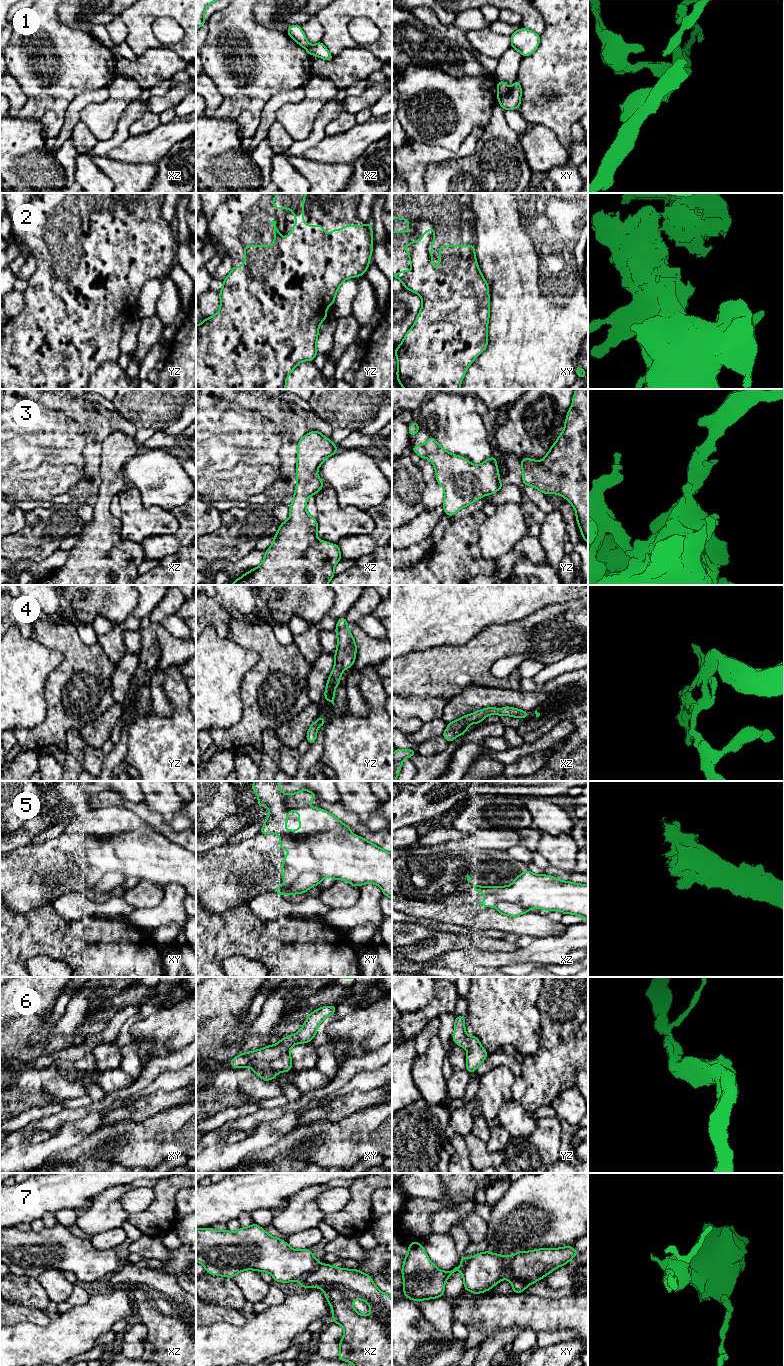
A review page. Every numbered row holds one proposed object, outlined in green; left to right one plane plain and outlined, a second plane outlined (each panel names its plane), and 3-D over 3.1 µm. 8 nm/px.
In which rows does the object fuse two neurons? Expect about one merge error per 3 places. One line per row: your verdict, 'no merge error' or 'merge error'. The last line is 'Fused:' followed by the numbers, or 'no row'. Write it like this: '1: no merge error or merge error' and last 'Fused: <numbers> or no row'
1: merge error
2: no merge error
3: no merge error
4: no merge error
5: merge error
6: no merge error
7: no merge error
Fused: 1, 5

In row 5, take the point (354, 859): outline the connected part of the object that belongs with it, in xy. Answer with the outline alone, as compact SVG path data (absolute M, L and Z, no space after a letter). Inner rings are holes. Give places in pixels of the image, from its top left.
M355 834L299 838L295 851L283 857L280 870L286 887L296 878L301 878L304 872L315 872L335 881L344 880L354 887L366 883L375 884L382 889L384 896L392 899L392 853Z

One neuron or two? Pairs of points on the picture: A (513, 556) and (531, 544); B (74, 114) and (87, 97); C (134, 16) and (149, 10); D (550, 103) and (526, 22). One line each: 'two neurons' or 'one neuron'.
A: one neuron
B: one neuron
C: one neuron
D: two neurons

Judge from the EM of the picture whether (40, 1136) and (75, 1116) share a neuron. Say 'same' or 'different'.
different

